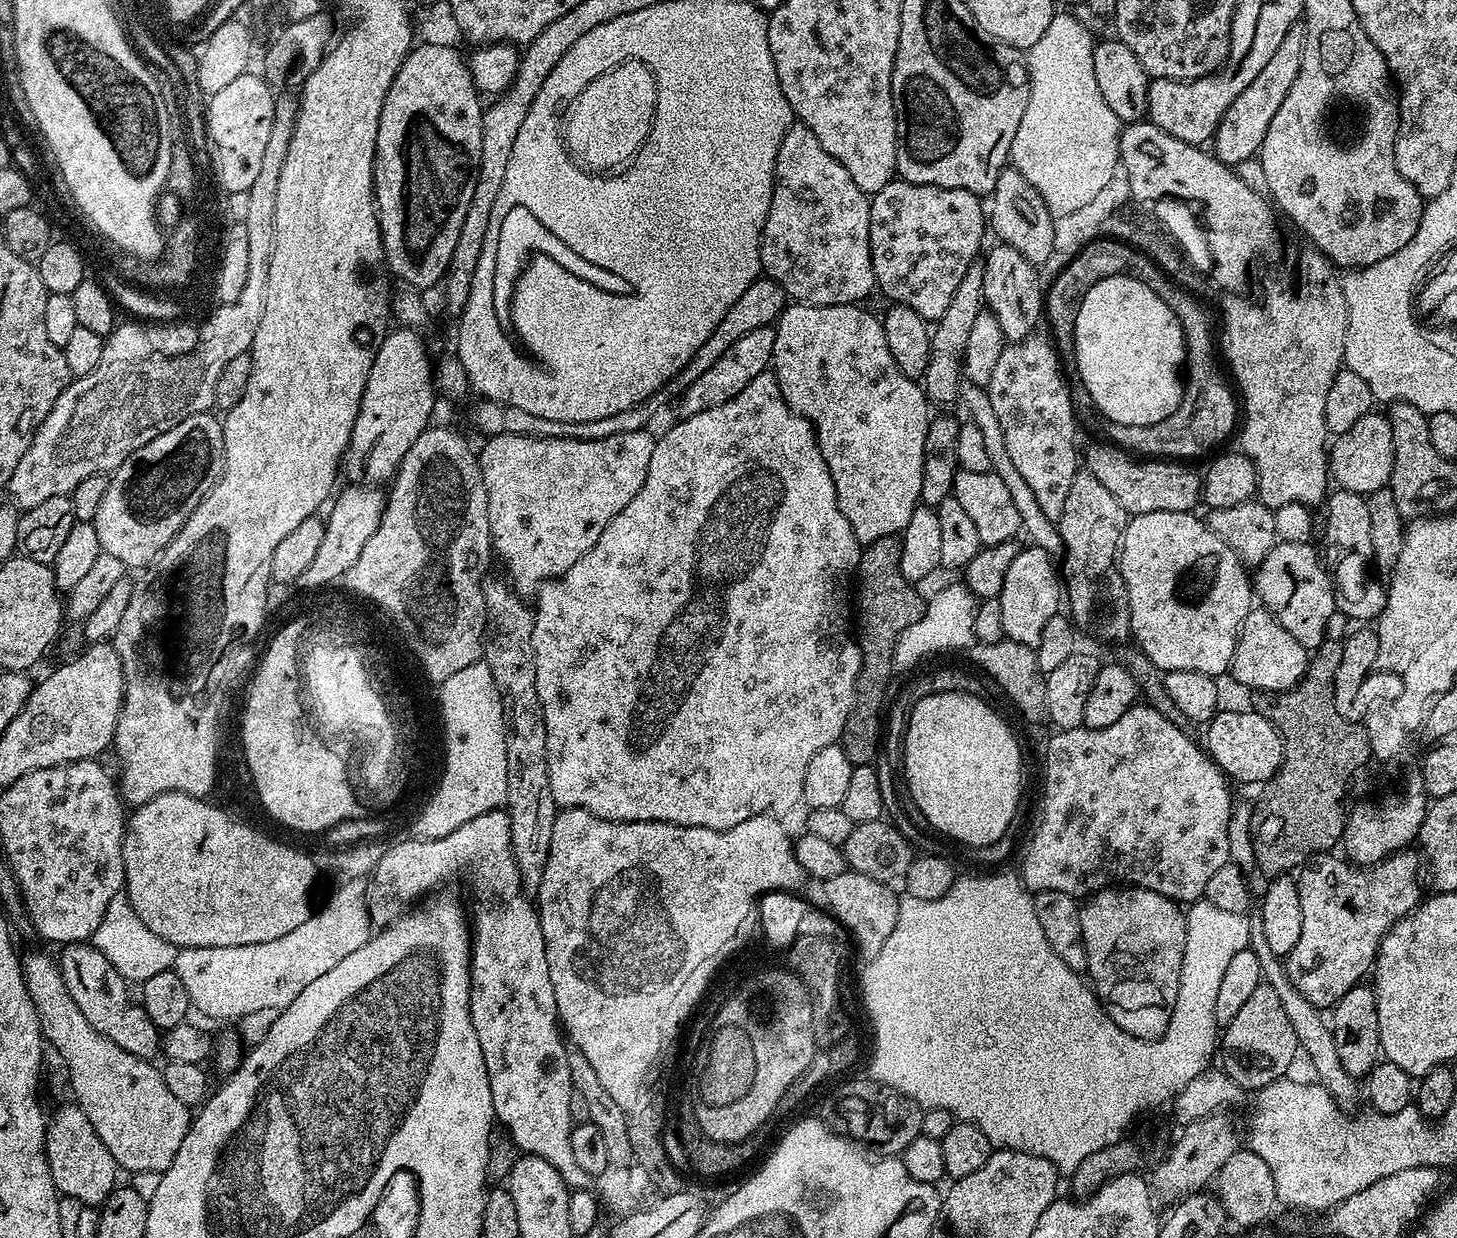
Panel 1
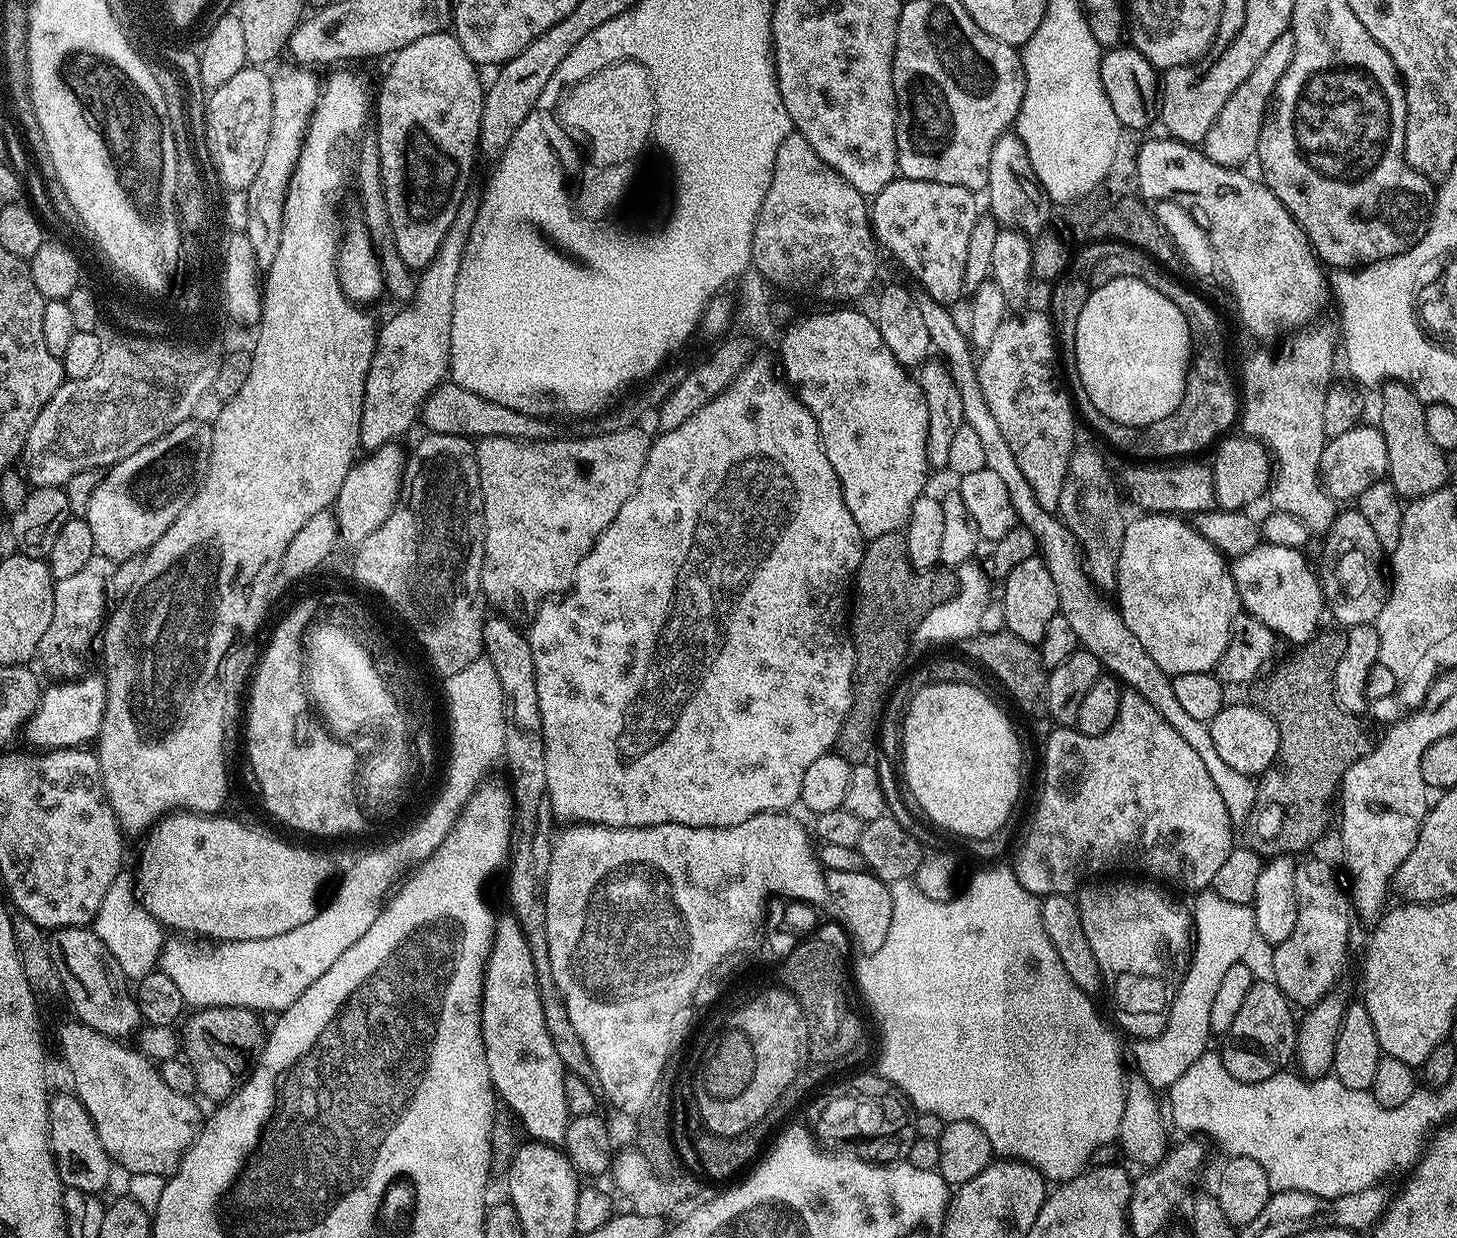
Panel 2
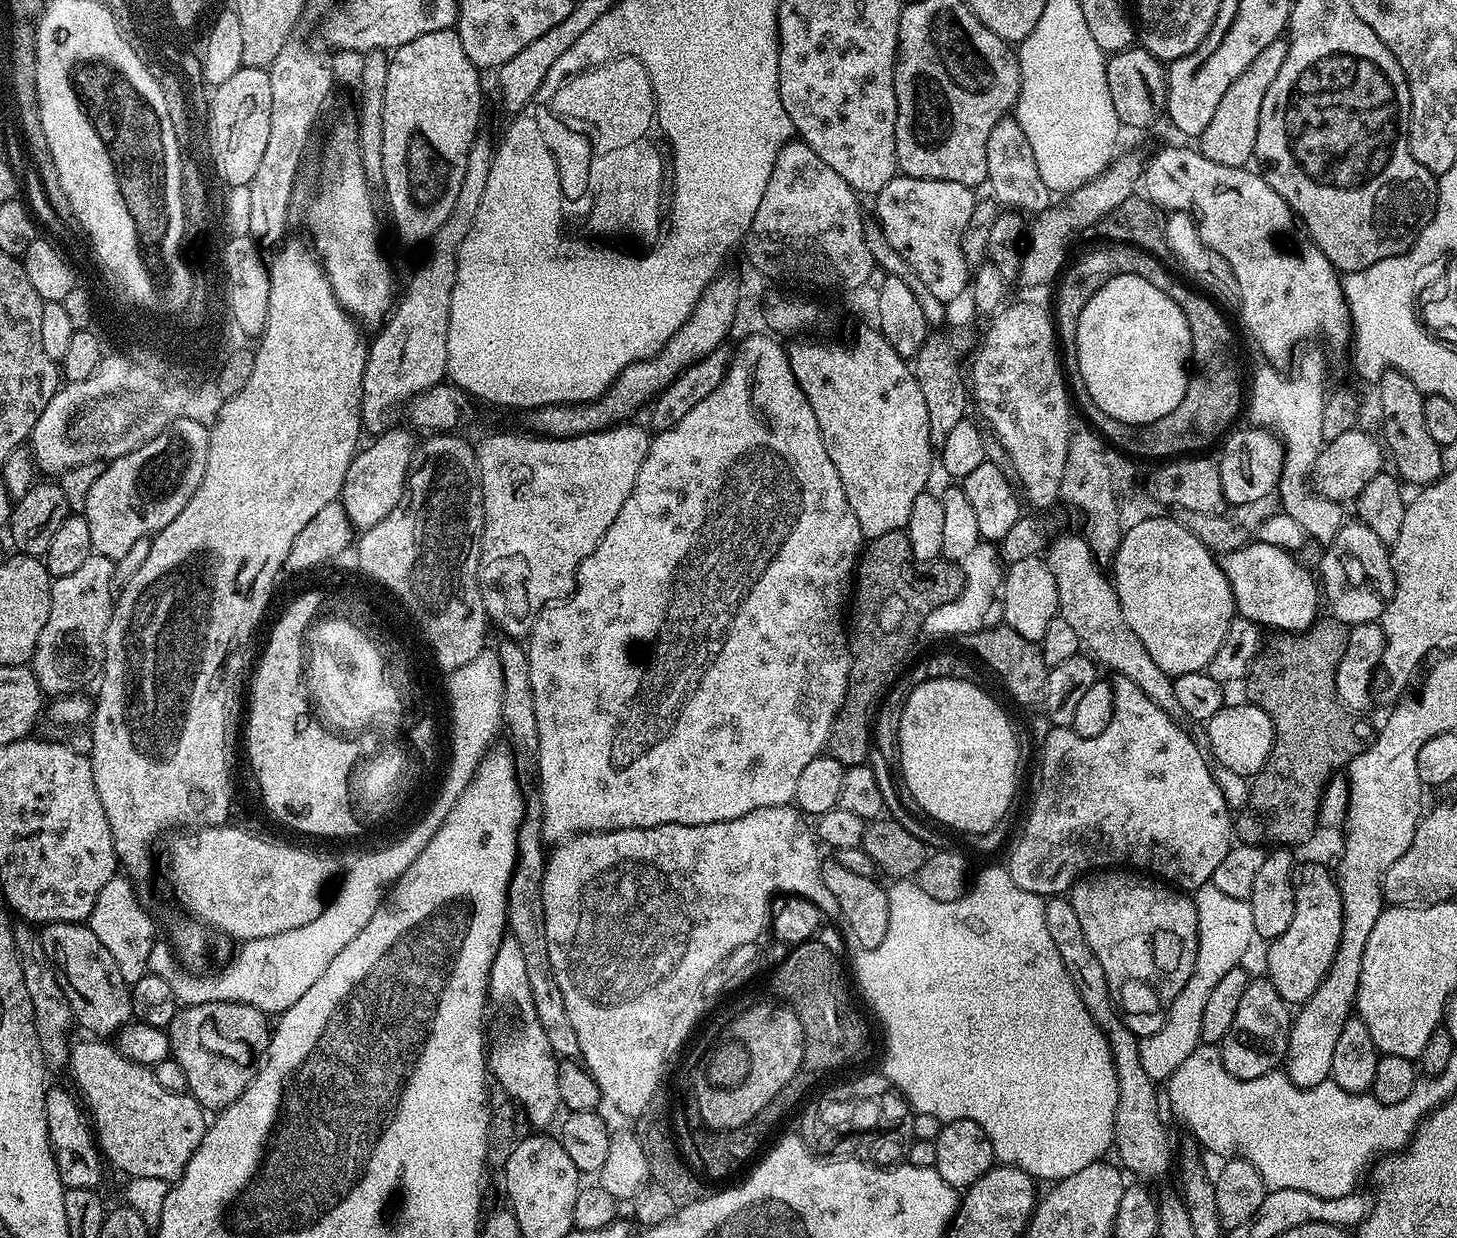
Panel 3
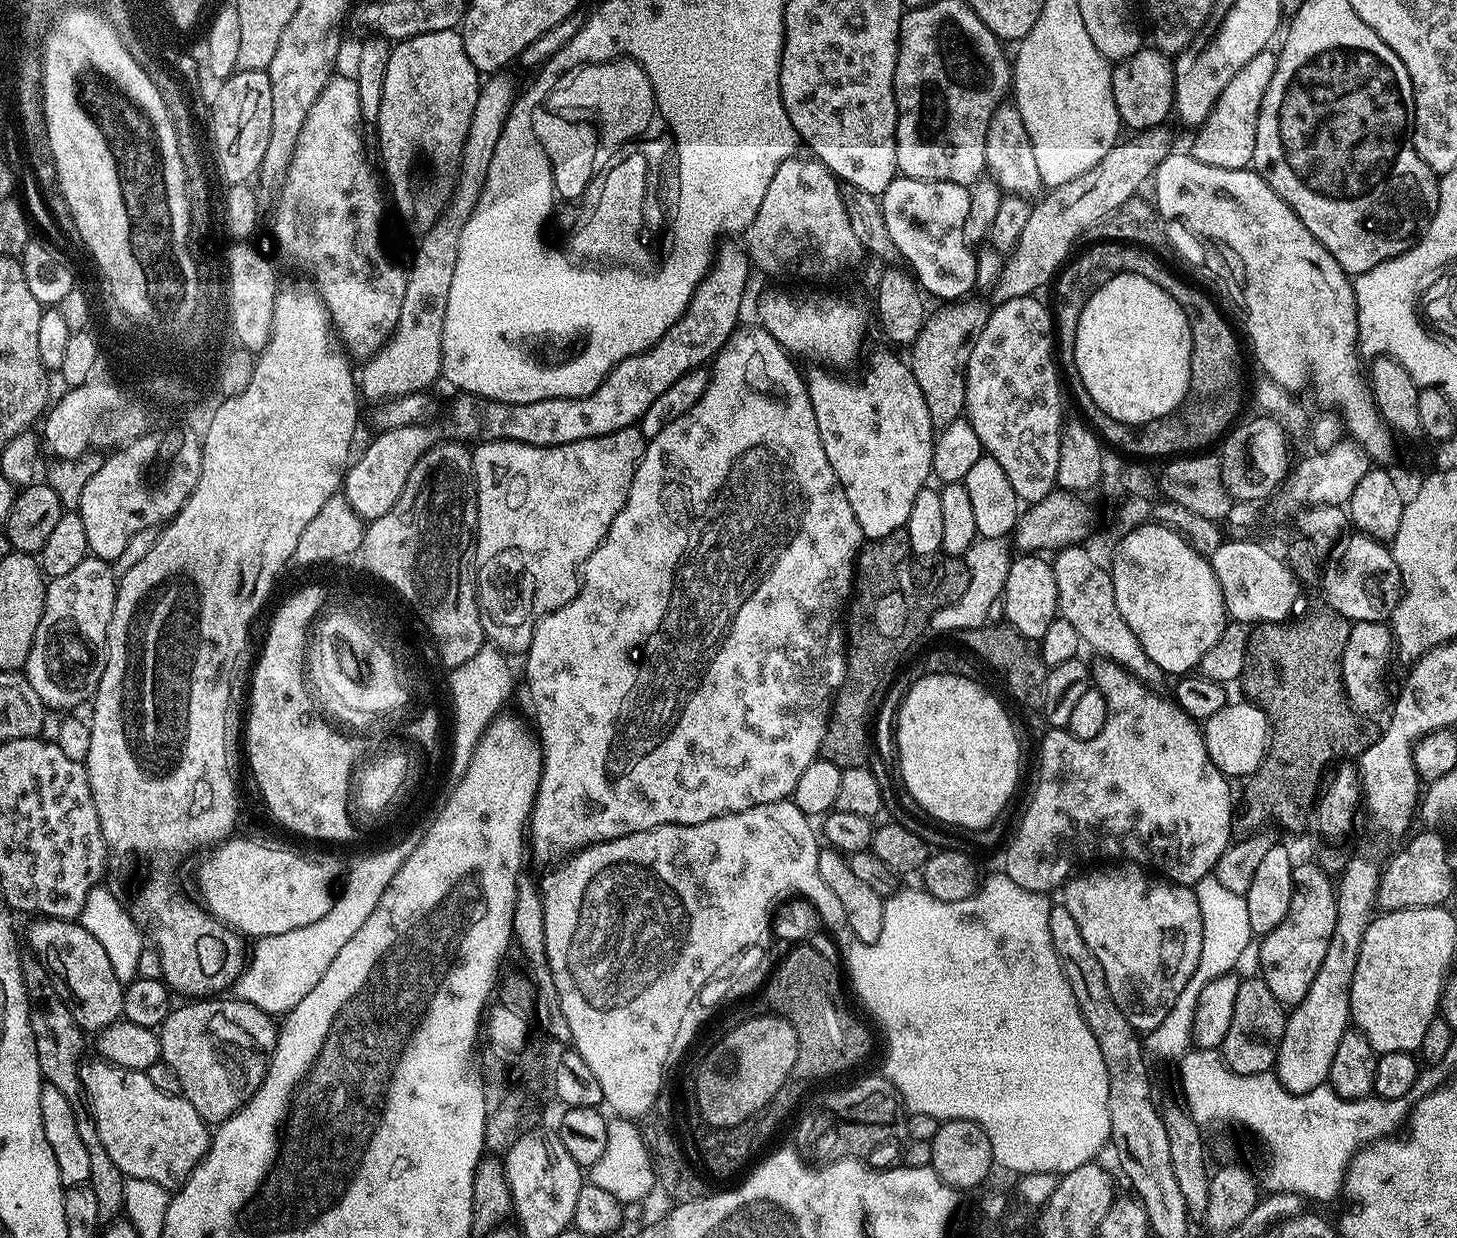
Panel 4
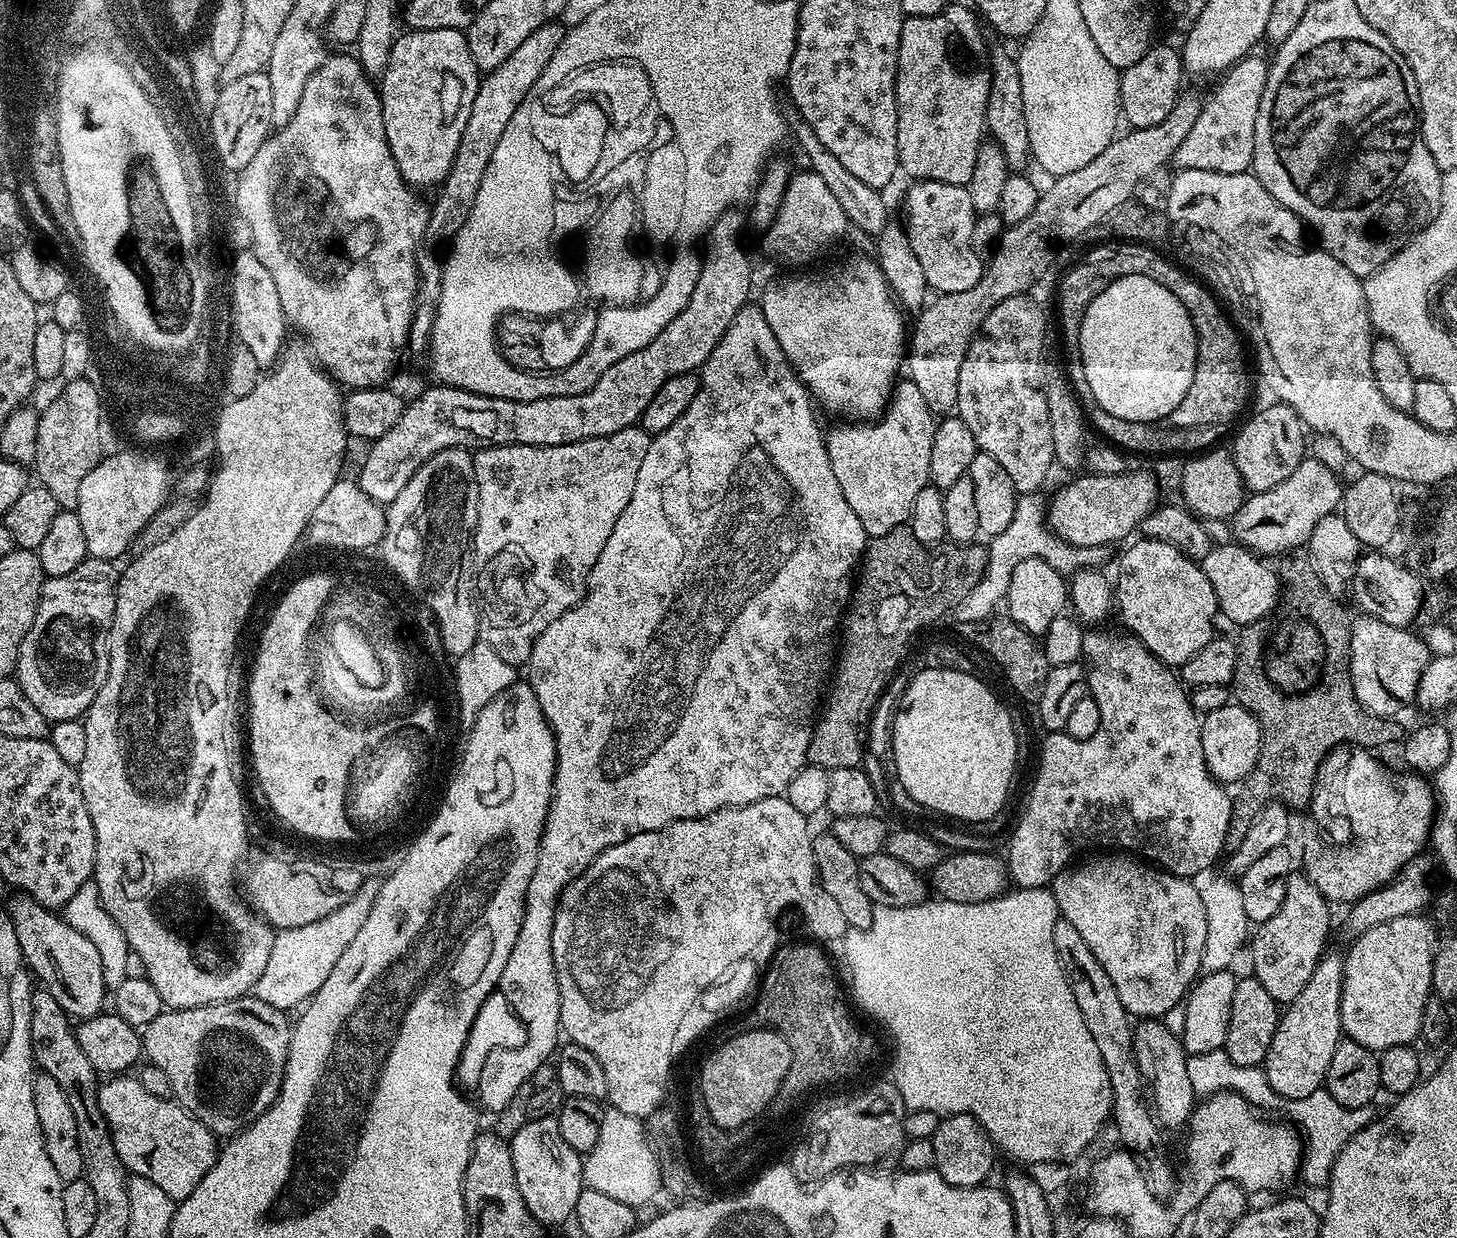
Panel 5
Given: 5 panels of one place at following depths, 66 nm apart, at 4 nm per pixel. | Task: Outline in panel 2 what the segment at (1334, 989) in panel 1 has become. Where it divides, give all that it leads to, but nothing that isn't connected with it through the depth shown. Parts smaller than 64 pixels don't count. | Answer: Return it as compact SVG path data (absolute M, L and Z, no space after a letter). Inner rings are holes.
M1301 859L1296 865L1294 890L1298 894L1298 922L1286 942L1272 952L1271 979L1293 1005L1307 1010L1329 995L1344 972L1348 960L1348 939L1352 936L1354 909L1347 891L1340 889L1336 872L1324 860Z

